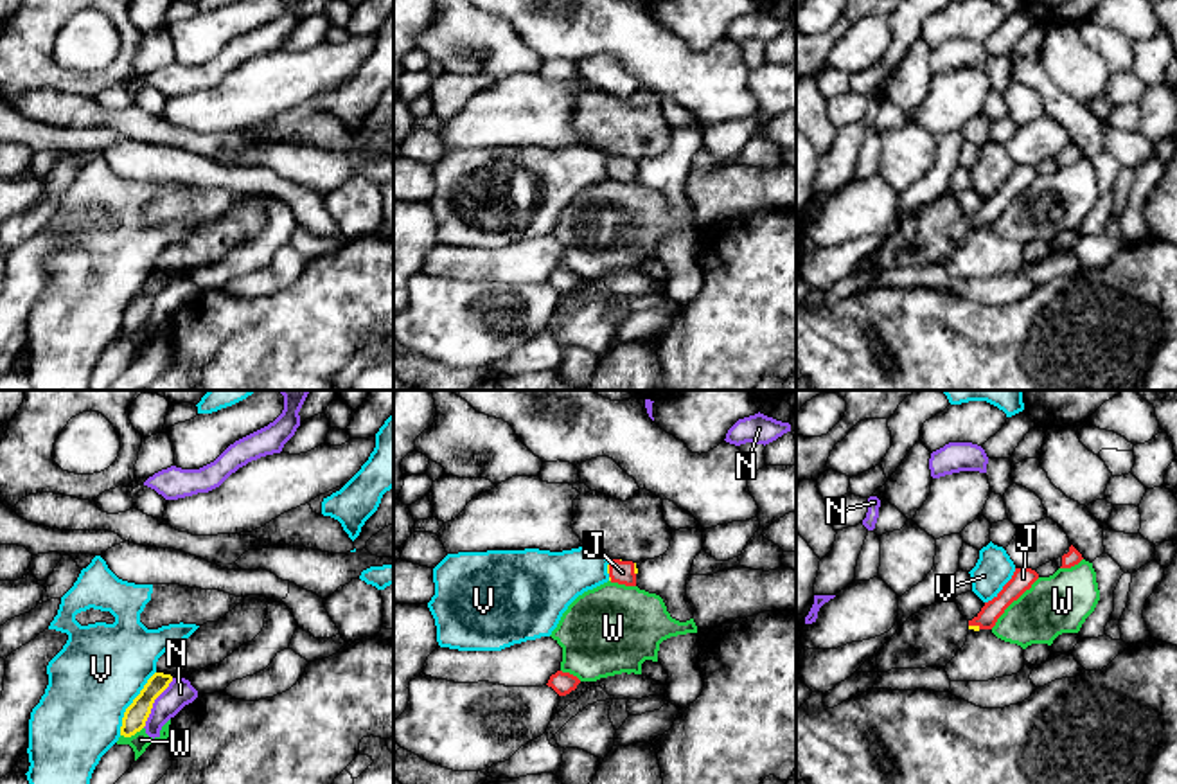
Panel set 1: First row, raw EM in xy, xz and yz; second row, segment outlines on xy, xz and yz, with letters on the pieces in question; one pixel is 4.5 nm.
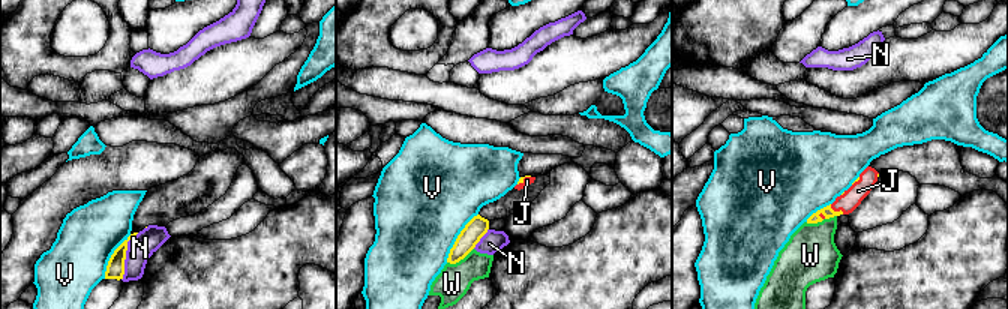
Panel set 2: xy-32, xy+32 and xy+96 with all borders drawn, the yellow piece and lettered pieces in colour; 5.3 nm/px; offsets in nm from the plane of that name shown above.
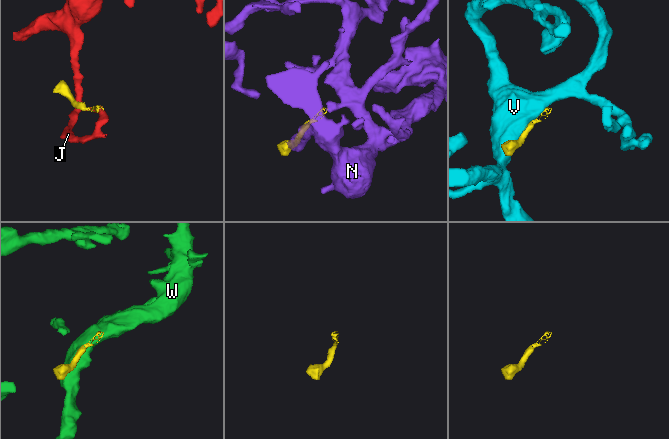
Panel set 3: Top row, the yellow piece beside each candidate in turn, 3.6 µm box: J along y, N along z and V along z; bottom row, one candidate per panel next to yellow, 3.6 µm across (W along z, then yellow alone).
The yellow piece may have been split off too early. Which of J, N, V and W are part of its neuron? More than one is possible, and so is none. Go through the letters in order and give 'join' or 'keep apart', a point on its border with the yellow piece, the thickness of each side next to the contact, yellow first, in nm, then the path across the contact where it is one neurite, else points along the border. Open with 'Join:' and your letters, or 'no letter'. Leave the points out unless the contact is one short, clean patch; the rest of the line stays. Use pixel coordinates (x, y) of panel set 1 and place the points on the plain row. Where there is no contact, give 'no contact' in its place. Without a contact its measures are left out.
Join: J
J: join | yz (974, 223) | 30/90 nm | across yz (976, 225), (974, 223), (1014, 186)
N: keep apart | xy (153, 299) | 110/120 nm
V: keep apart | xy (132, 301) | 110/400 nm
W: keep apart | xy (132, 331) | 110/80 nm

